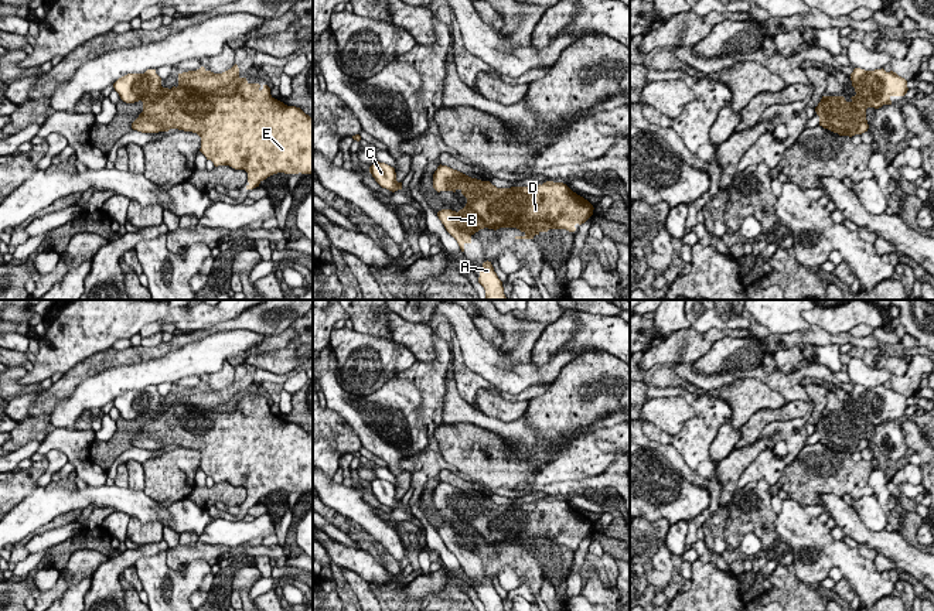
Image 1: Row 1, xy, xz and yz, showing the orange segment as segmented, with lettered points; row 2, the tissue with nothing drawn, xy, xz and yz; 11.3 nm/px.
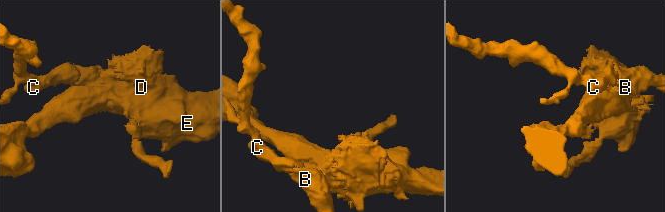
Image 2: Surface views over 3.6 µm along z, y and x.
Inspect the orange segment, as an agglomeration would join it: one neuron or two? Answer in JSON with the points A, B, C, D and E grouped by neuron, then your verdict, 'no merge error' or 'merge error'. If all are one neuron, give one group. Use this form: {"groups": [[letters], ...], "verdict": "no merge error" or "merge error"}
{"groups": [["A", "B", "C"], ["D", "E"]], "verdict": "merge error"}

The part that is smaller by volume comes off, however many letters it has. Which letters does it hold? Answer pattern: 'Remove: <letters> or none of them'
Remove: D, E

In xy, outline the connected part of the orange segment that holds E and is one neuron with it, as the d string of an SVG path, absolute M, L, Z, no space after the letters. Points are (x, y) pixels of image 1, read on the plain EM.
M235 380L222 390L201 383L178 390L178 403L166 405L153 414L143 416L143 429L132 440L142 450L178 446L201 454L200 468L215 484L229 482L248 489L246 506L253 506L267 494L284 491L313 491L313 434L300 424L287 423L270 412L270 405L249 400L239 393Z

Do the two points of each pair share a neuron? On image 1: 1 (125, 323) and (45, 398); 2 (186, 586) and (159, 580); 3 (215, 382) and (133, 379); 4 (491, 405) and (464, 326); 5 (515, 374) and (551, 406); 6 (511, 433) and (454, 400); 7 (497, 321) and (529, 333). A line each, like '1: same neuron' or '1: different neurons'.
1: different neurons
2: same neuron
3: different neurons
4: different neurons
5: different neurons
6: same neuron
7: same neuron

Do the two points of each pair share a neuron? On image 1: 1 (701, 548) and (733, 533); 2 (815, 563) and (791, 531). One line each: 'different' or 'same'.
1: different
2: same

